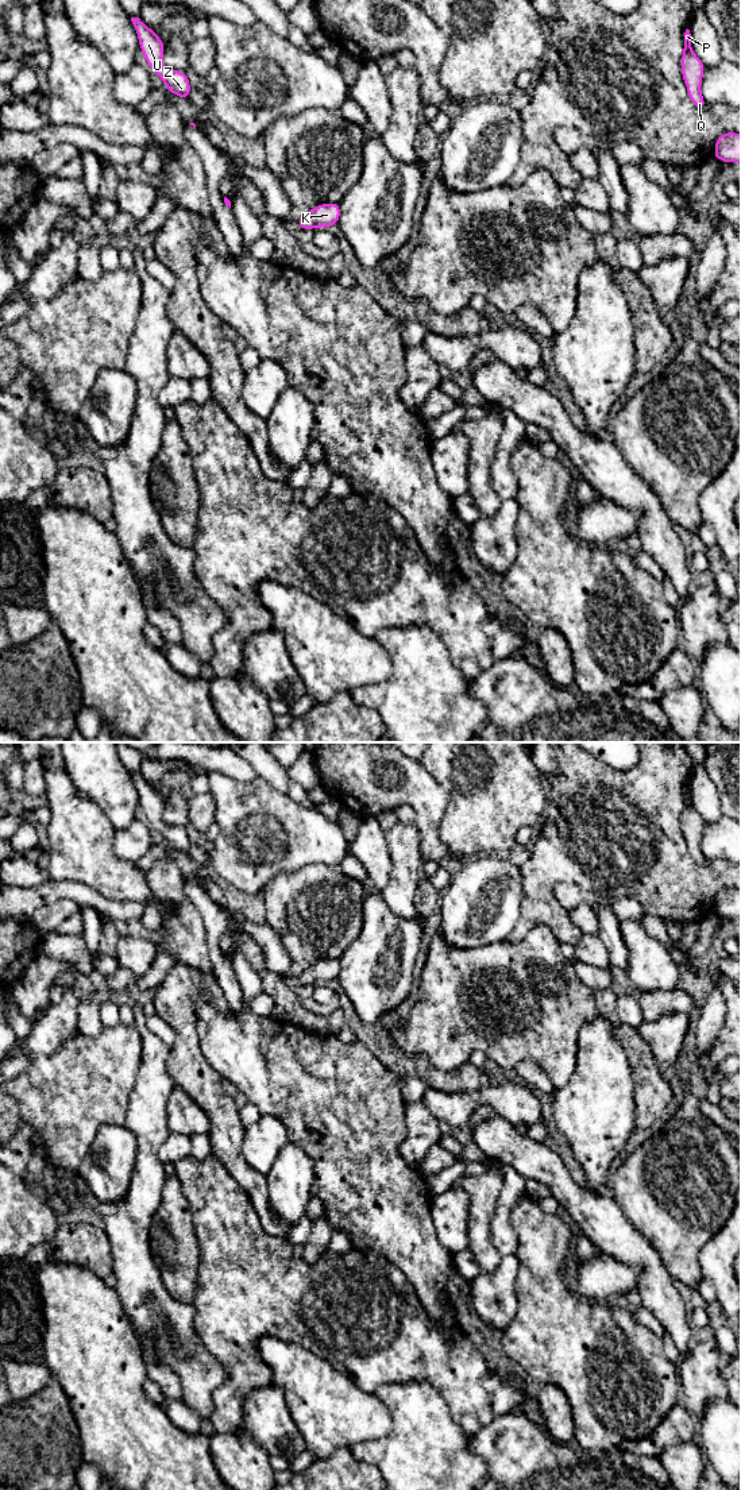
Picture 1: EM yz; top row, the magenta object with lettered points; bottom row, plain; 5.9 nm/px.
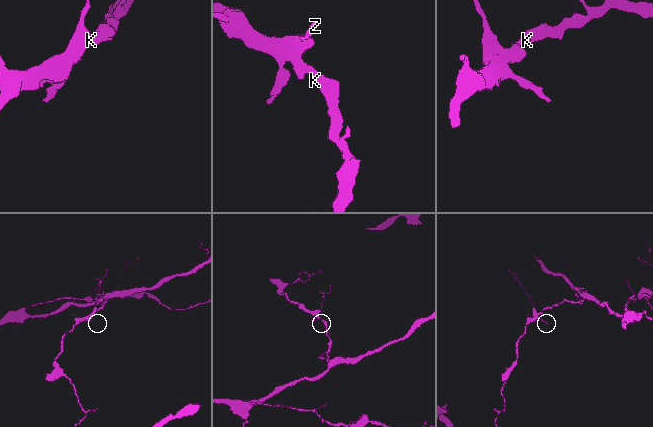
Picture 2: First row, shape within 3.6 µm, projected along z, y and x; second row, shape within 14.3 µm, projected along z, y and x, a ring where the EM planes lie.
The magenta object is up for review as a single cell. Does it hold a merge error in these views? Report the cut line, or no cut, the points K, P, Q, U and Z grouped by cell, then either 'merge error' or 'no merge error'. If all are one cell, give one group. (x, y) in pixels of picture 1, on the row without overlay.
no cut | K P Q U Z | no merge error

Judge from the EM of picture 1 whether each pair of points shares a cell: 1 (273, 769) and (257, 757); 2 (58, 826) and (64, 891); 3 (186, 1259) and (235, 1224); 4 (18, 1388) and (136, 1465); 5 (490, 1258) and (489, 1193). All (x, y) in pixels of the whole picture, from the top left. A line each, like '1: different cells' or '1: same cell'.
1: same cell
2: different cells
3: different cells
4: different cells
5: same cell

